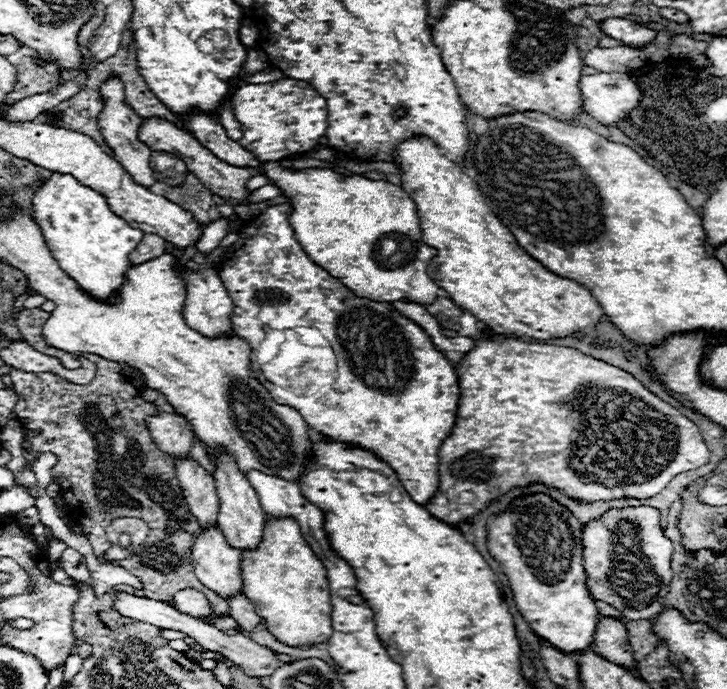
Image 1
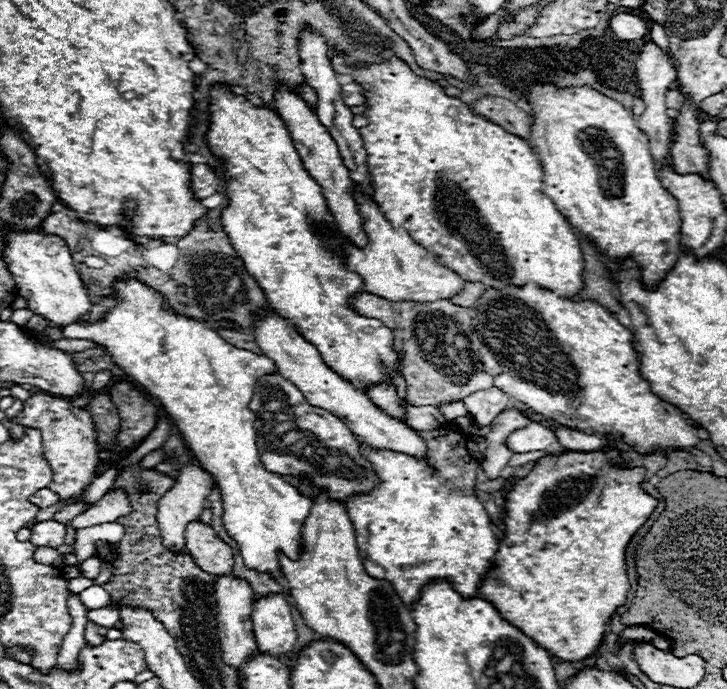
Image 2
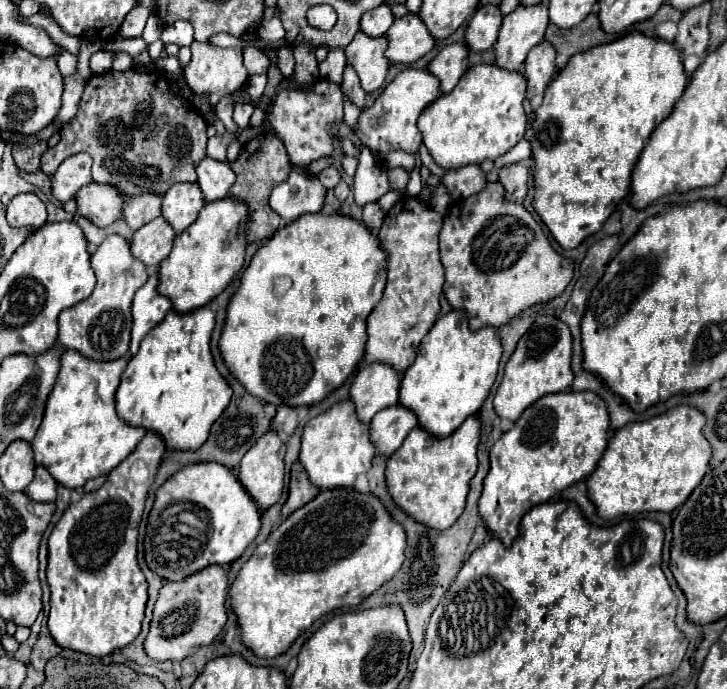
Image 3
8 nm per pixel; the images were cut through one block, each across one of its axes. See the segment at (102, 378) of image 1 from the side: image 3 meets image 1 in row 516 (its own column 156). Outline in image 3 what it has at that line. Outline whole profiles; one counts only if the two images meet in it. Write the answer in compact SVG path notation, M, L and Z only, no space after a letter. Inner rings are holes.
M130 68L128 72L108 70L88 80L78 104L78 112L70 120L70 124L64 126L60 142L42 154L42 172L52 176L56 168L62 164L62 160L78 152L88 152L94 160L92 182L110 184L122 196L136 196L146 192L164 194L176 182L196 182L196 166L200 164L200 160L206 158L206 128L208 124L202 118L202 114L194 110L190 102L172 94L168 90L168 78L158 70L144 74L140 74L140 70L134 68ZM160 114L168 114L170 122L162 130L156 130L156 120Z

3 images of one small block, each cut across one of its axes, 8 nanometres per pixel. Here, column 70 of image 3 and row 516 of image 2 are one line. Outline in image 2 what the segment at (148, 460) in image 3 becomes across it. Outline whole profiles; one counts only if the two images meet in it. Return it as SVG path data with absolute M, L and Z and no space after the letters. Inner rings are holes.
M610 440L606 448L598 452L564 450L538 458L528 476L516 480L506 496L504 536L498 556L494 556L494 564L478 590L478 596L486 596L512 626L520 628L526 636L536 640L538 646L560 660L584 660L600 646L606 620L624 604L630 590L626 548L658 506L658 500L642 490L646 470L640 466L620 466L612 458L612 454L618 452L620 444ZM546 542L550 548L542 550Z

